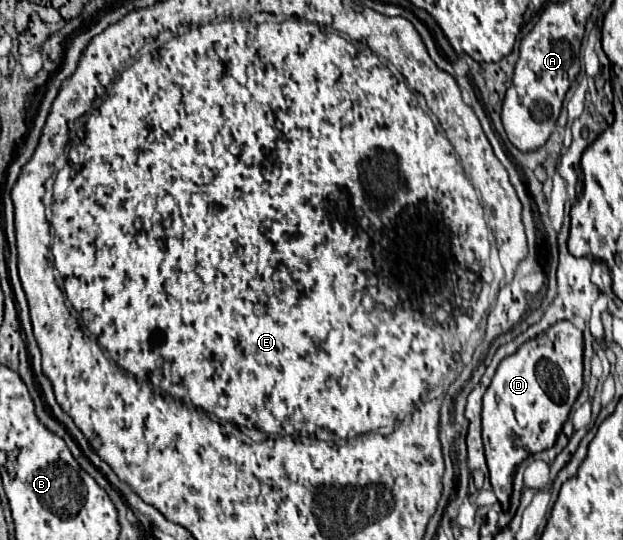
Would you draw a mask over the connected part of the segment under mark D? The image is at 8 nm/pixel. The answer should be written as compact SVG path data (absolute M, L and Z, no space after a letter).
M559 321L527 343L523 343L517 353L505 357L495 371L491 385L483 395L483 443L485 457L491 471L493 493L499 499L503 511L509 511L509 499L513 491L513 475L523 459L543 449L555 445L569 411L583 389L583 333L575 329L569 321Z

